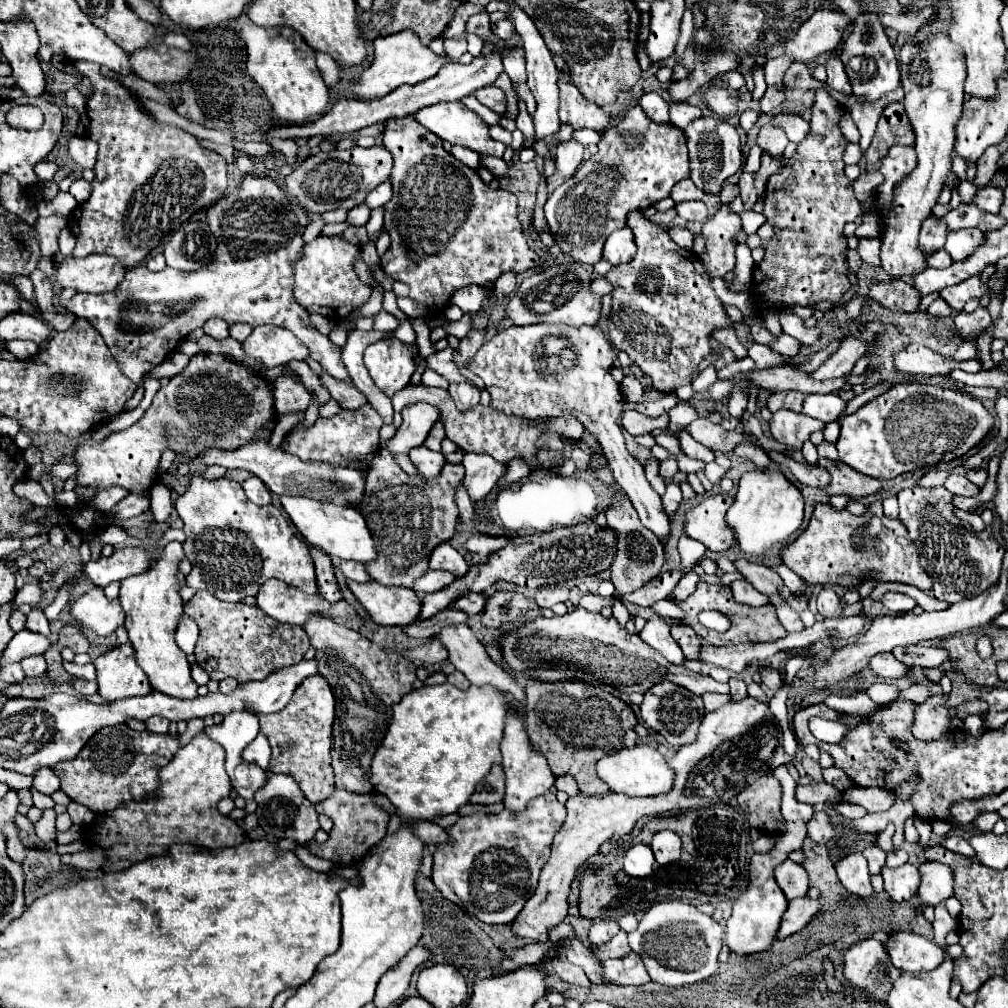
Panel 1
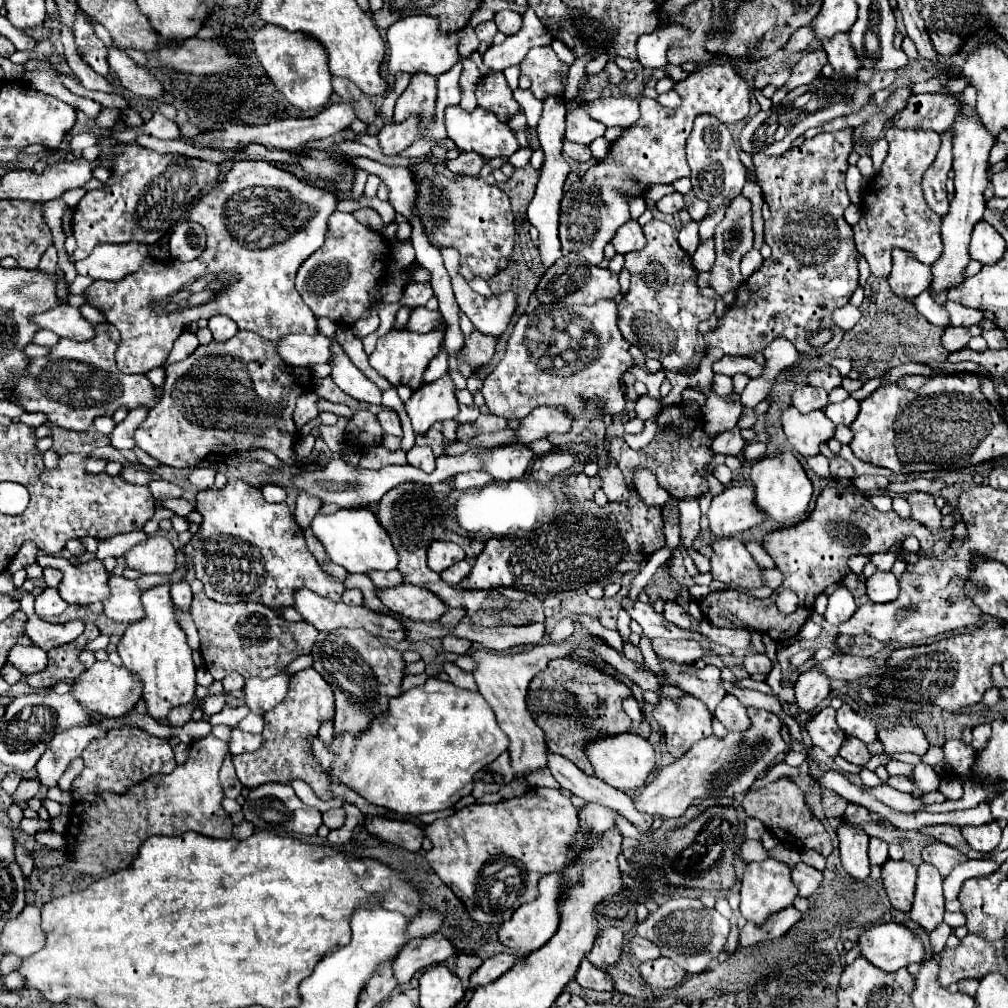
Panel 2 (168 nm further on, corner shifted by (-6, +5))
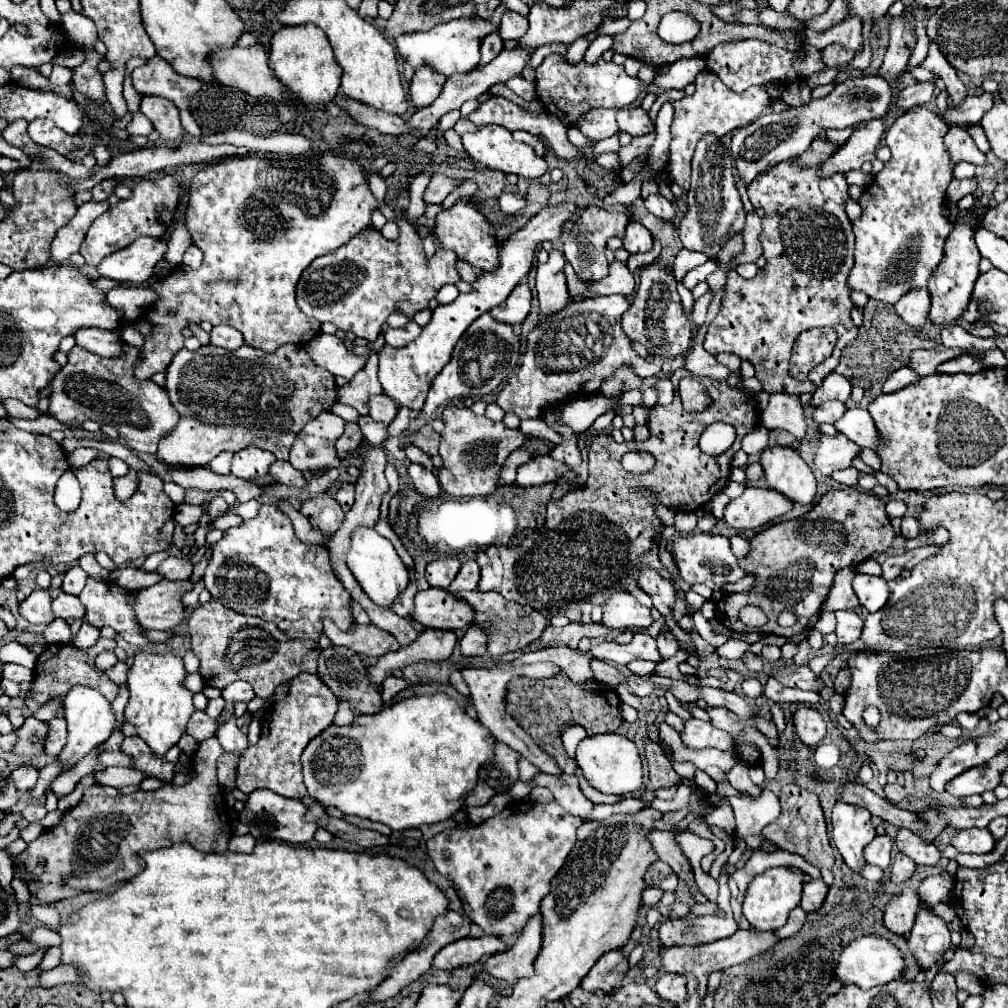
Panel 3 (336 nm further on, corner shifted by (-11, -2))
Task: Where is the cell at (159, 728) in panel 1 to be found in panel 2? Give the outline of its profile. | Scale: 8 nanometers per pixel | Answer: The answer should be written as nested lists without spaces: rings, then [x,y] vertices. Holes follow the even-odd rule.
[[[191,704],[189,706],[177,706],[167,716],[169,726],[183,726],[183,724],[187,724],[191,720],[191,712],[193,712],[193,706]]]

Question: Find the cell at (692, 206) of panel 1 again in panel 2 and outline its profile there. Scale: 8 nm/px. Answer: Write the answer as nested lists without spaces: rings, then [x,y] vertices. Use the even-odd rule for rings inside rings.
[[[673,192],[669,196],[663,196],[659,202],[657,202],[657,208],[663,212],[663,214],[677,214],[681,212],[685,206],[687,206],[689,198],[679,194],[679,192]]]

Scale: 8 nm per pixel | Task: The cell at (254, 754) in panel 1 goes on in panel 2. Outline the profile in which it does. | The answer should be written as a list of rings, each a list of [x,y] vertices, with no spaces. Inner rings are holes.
[[[241,730],[231,732],[231,744],[229,750],[231,754],[245,754],[245,752],[257,752],[263,746],[263,736],[261,734],[241,734]]]

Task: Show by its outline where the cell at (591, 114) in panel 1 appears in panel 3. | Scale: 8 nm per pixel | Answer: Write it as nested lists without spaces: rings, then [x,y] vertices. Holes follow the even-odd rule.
[[[626,107],[618,109],[618,127],[632,137],[642,137],[654,131],[654,121],[642,107]]]

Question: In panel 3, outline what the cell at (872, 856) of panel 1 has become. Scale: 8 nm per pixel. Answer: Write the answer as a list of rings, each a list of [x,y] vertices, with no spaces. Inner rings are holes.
[[[880,835],[870,841],[864,849],[864,857],[868,863],[878,865],[880,869],[886,869],[890,865],[890,851],[892,851],[892,837],[890,835]]]

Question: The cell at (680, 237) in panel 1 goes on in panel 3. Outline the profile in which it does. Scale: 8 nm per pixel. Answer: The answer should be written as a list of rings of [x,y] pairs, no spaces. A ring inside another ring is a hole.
[[[708,135],[696,145],[692,159],[692,185],[688,189],[686,203],[688,211],[678,227],[684,249],[700,251],[710,259],[716,259],[718,249],[722,249],[722,241],[730,237],[730,233],[740,233],[744,229],[746,215],[734,183],[734,161],[716,135]]]

